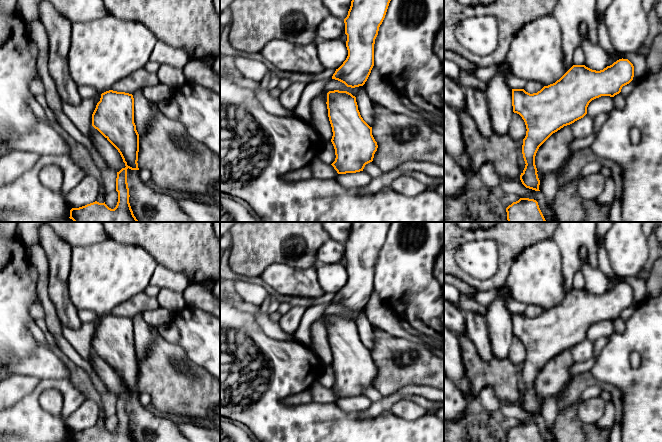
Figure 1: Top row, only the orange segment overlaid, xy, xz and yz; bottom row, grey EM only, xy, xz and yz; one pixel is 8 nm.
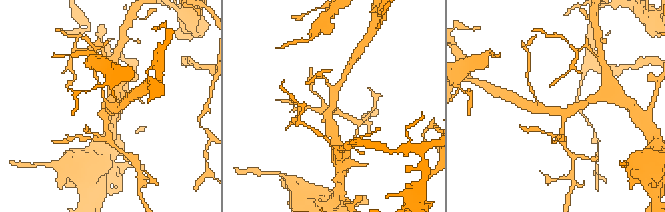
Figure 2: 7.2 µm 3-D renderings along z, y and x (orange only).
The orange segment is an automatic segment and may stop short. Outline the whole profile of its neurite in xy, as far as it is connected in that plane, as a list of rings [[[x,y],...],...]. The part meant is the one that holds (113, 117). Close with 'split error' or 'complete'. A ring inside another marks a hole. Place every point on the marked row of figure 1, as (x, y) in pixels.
[[[113,90],[101,94],[92,114],[92,126],[120,153],[125,168],[117,172],[118,202],[114,209],[97,201],[70,210],[74,222],[138,222],[129,203],[127,169],[139,170],[139,134],[134,123],[132,94]]]; complete

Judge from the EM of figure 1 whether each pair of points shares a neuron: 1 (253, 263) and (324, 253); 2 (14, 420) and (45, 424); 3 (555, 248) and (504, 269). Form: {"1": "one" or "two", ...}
{"1": "two", "2": "one", "3": "two"}

